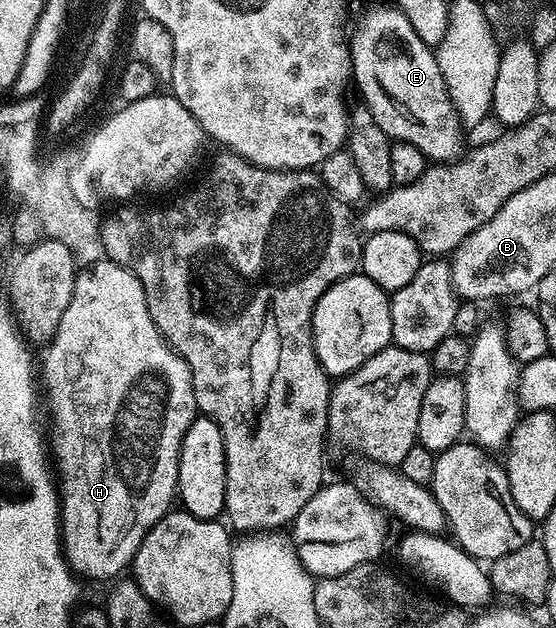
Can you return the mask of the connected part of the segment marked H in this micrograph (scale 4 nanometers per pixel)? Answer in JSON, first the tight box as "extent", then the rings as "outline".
{"extent":[40,259,198,581],"outline":[[[103,259],[103,260],[100,260],[100,261],[98,261],[98,262],[96,262],[96,263],[95,263],[95,264],[94,264],[94,265],[92,265],[92,266],[90,266],[90,268],[83,268],[83,269],[82,269],[82,270],[81,270],[81,272],[79,272],[79,273],[78,273],[78,274],[77,274],[77,276],[75,276],[75,279],[74,279],[74,290],[73,290],[73,291],[72,291],[72,299],[71,299],[71,300],[70,300],[70,302],[69,302],[69,303],[68,303],[68,307],[67,307],[67,308],[66,308],[66,310],[65,310],[65,311],[64,311],[64,315],[63,315],[63,316],[62,316],[62,318],[61,318],[61,319],[60,319],[60,323],[59,323],[59,324],[58,324],[58,330],[57,330],[57,331],[56,331],[56,335],[55,335],[55,336],[54,336],[54,340],[53,340],[53,341],[51,341],[51,342],[49,342],[49,345],[48,345],[48,348],[47,348],[47,349],[46,349],[46,350],[45,350],[45,352],[46,352],[46,351],[47,351],[47,353],[46,353],[46,359],[45,359],[45,360],[44,360],[44,361],[43,361],[43,363],[42,363],[42,373],[41,373],[41,369],[40,369],[40,385],[41,385],[41,388],[42,388],[42,385],[43,385],[43,387],[44,387],[44,388],[46,388],[46,405],[47,405],[47,407],[48,407],[48,408],[50,408],[50,421],[51,421],[51,423],[52,423],[52,424],[54,424],[54,426],[52,426],[52,427],[51,427],[51,429],[50,429],[50,437],[49,437],[49,433],[48,433],[48,449],[49,449],[49,452],[50,452],[50,453],[51,453],[51,454],[52,454],[52,465],[53,465],[53,468],[54,468],[54,469],[55,469],[55,470],[56,470],[56,488],[57,488],[57,490],[58,490],[58,492],[59,492],[59,494],[60,494],[60,540],[61,540],[61,542],[62,542],[62,547],[63,547],[63,550],[64,550],[64,556],[65,556],[65,558],[66,558],[66,560],[67,560],[67,562],[68,562],[68,564],[69,564],[69,566],[70,566],[70,568],[71,568],[71,570],[73,570],[73,572],[74,572],[74,573],[75,573],[75,574],[77,574],[77,576],[78,576],[78,577],[79,577],[79,578],[82,578],[82,577],[96,577],[96,578],[97,578],[97,579],[98,579],[98,580],[100,580],[100,581],[102,581],[102,580],[104,580],[104,579],[105,579],[105,577],[114,577],[114,576],[115,576],[115,577],[114,577],[114,578],[117,578],[117,577],[118,577],[118,576],[119,576],[119,575],[122,575],[122,574],[118,574],[118,575],[117,575],[117,573],[122,573],[122,572],[124,572],[124,571],[125,571],[125,569],[126,569],[126,572],[127,572],[127,570],[129,570],[129,569],[130,569],[130,568],[131,568],[131,565],[132,565],[132,562],[133,562],[133,560],[134,560],[134,556],[135,556],[135,555],[136,555],[136,551],[137,551],[137,550],[138,550],[138,548],[139,548],[139,547],[140,547],[140,543],[141,543],[141,542],[142,542],[142,540],[143,540],[143,539],[144,539],[144,535],[148,535],[148,531],[149,531],[149,530],[150,530],[150,528],[151,528],[151,527],[153,527],[153,525],[154,525],[154,524],[155,524],[155,523],[156,523],[156,522],[158,522],[158,520],[159,520],[159,519],[160,519],[160,518],[161,518],[161,517],[162,517],[162,516],[163,516],[163,515],[165,515],[165,514],[166,514],[166,513],[168,513],[168,512],[171,512],[171,509],[172,509],[172,506],[173,506],[173,505],[170,505],[170,504],[172,504],[172,503],[173,503],[173,504],[175,504],[175,501],[176,501],[176,494],[177,494],[177,491],[178,491],[178,464],[179,464],[179,463],[180,463],[180,447],[181,447],[181,446],[182,446],[182,440],[183,440],[183,439],[184,439],[184,435],[185,435],[185,434],[186,434],[186,432],[187,432],[187,431],[188,431],[188,427],[189,427],[189,426],[190,426],[190,424],[191,424],[191,423],[192,423],[192,422],[194,422],[194,419],[195,419],[195,416],[196,416],[196,414],[197,414],[197,413],[198,413],[198,404],[196,404],[196,402],[195,402],[195,401],[194,401],[194,388],[193,388],[193,387],[192,387],[192,375],[191,375],[191,374],[190,374],[190,368],[189,368],[189,367],[188,367],[188,363],[184,363],[184,359],[183,359],[183,358],[182,358],[182,356],[180,356],[180,354],[178,354],[178,352],[176,352],[176,351],[175,351],[175,349],[173,349],[173,347],[171,347],[171,346],[170,346],[170,345],[169,345],[169,343],[168,343],[168,342],[167,342],[167,341],[165,341],[165,339],[164,339],[164,338],[163,338],[163,337],[162,337],[162,336],[161,336],[161,335],[160,335],[160,331],[159,331],[159,330],[158,330],[158,328],[157,328],[157,327],[156,327],[156,323],[152,323],[152,315],[148,315],[148,303],[147,303],[147,302],[146,302],[146,300],[145,300],[145,299],[144,299],[144,287],[143,287],[143,286],[142,286],[142,284],[141,284],[141,283],[140,283],[140,279],[136,279],[136,275],[132,275],[132,271],[128,271],[128,270],[127,270],[127,269],[126,269],[126,268],[124,268],[124,266],[122,266],[122,265],[117,265],[117,263],[115,263],[115,262],[114,262],[114,261],[111,261],[111,260],[109,260],[109,259]]]}

